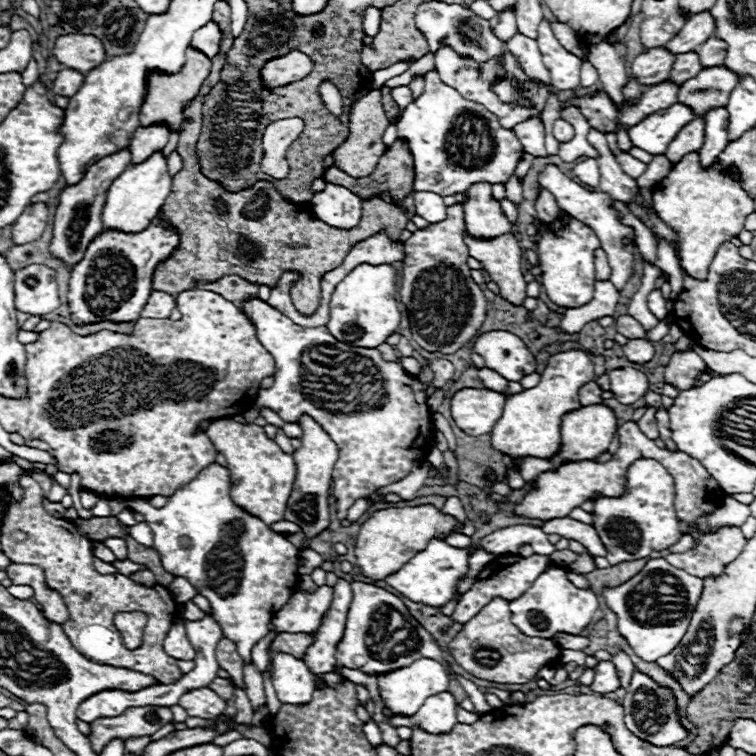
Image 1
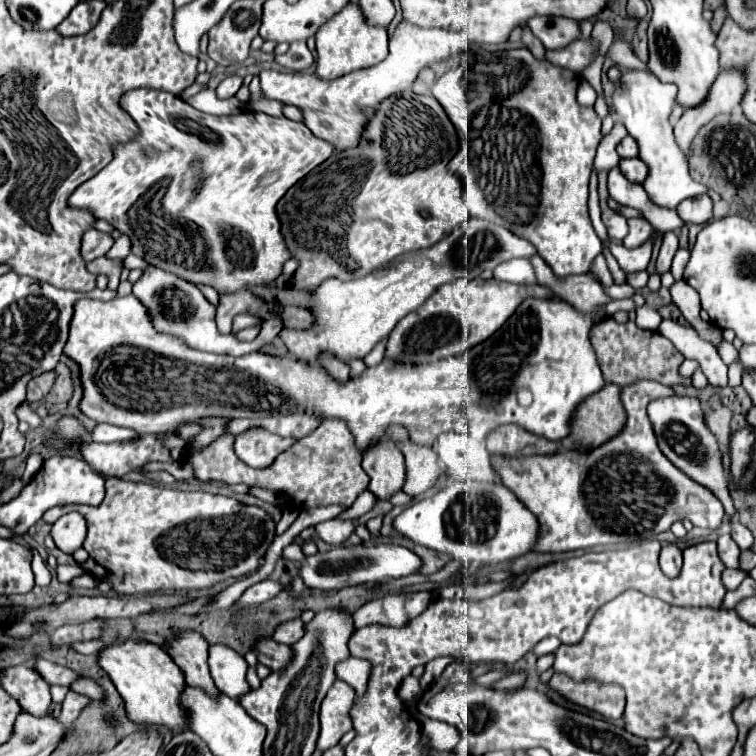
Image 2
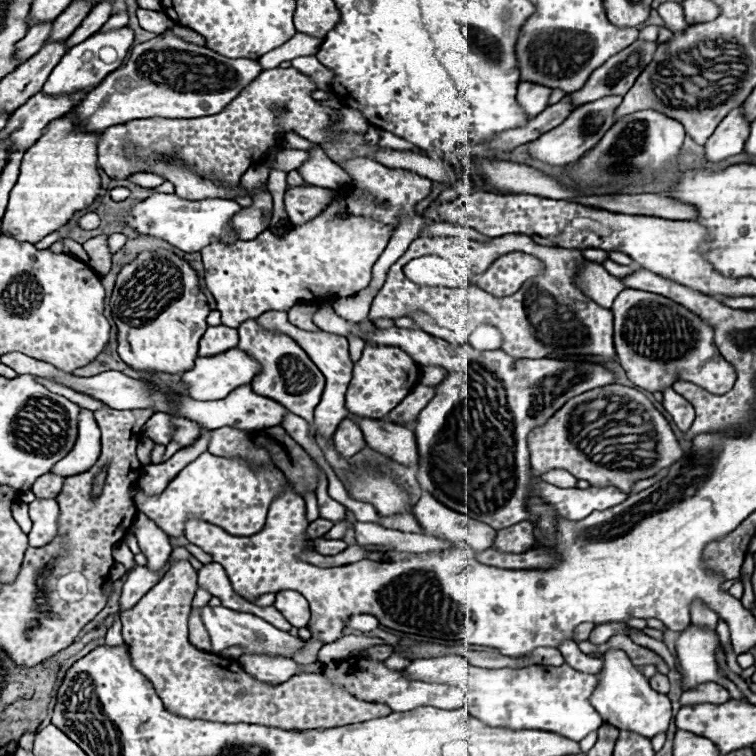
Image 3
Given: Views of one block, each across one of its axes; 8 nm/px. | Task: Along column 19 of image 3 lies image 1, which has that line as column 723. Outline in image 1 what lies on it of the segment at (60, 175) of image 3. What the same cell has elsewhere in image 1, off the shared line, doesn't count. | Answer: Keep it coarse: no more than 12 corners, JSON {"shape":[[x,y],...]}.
{"shape":[[686,154],[654,186],[678,232],[680,270],[698,280],[744,230],[754,200],[718,164]]}

